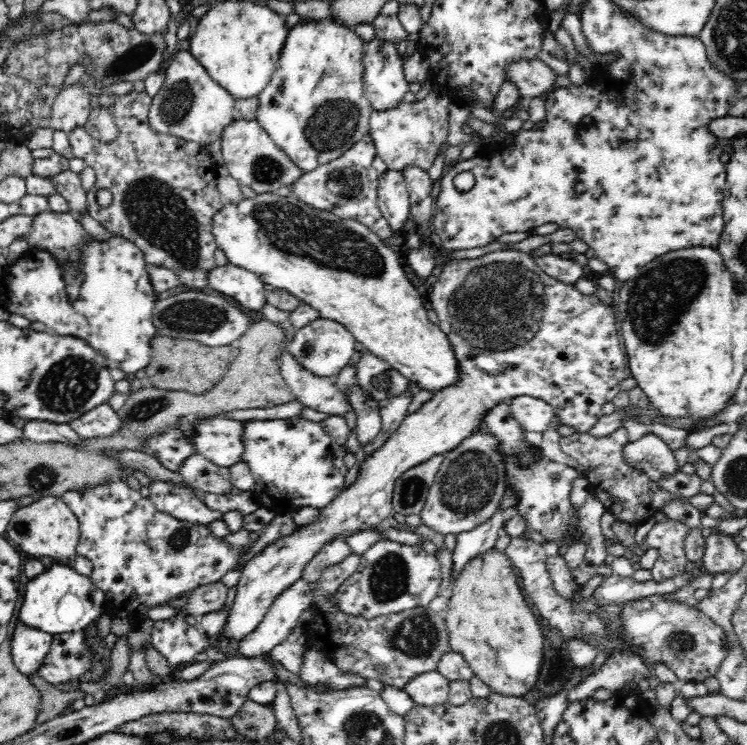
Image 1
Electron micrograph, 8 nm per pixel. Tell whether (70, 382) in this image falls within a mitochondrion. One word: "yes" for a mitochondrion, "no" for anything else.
yes

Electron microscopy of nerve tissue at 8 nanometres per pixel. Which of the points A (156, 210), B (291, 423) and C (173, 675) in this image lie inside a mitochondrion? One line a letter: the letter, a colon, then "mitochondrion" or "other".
A: mitochondrion
B: other
C: other

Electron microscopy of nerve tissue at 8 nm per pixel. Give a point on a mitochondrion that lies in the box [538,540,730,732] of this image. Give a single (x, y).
(678, 641)

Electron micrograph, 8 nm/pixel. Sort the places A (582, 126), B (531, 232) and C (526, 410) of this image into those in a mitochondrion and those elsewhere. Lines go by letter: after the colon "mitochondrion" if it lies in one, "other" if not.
A: other
B: other
C: other

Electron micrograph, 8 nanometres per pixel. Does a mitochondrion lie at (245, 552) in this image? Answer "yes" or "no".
no

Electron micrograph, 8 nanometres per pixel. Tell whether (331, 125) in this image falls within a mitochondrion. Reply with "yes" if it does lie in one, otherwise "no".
yes

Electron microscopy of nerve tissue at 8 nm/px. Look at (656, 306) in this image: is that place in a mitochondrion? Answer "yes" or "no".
yes

